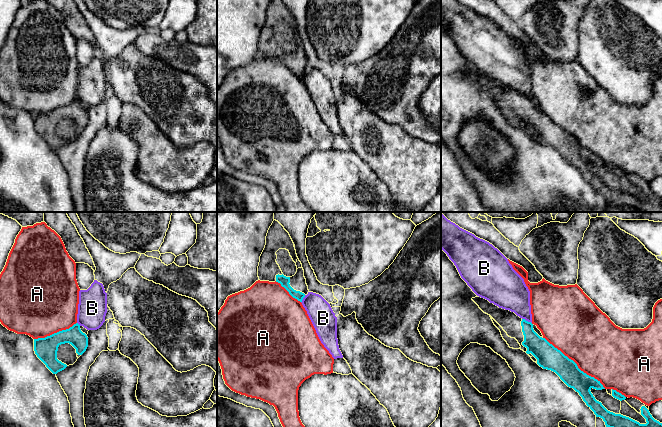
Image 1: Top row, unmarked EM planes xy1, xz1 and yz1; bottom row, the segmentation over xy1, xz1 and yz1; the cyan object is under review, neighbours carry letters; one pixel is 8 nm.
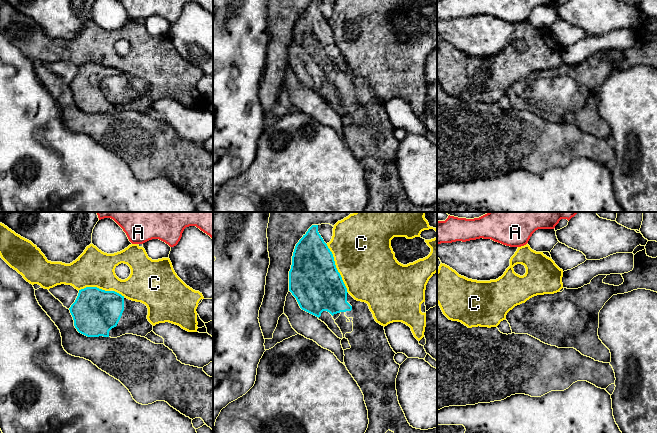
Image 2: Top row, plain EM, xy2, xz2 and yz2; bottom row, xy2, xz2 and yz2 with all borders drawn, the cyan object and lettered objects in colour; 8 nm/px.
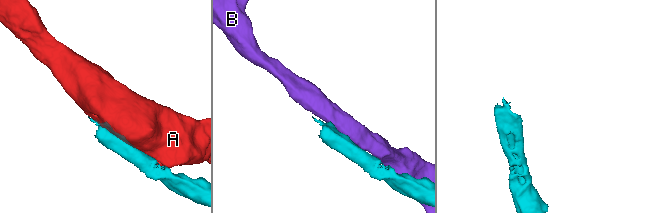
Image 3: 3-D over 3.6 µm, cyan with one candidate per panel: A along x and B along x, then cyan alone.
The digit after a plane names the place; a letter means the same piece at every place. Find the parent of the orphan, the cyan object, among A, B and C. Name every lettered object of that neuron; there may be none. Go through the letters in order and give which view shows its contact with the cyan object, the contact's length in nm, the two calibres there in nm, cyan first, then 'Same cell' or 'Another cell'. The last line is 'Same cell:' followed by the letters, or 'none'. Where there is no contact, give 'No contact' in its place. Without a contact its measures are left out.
A: Touches cyan in yz1. Shared border 650 nm. Thickness 190 nm (cyan) against 460 nm. Another cell
B: Touches cyan in yz1. Shared border 90 nm. Thickness 170 nm (cyan) against 260 nm. Another cell
C: Touches cyan in xz2. Shared border 440 nm. Thickness 400 nm (cyan) against 480 nm. Another cell
Same cell: none

